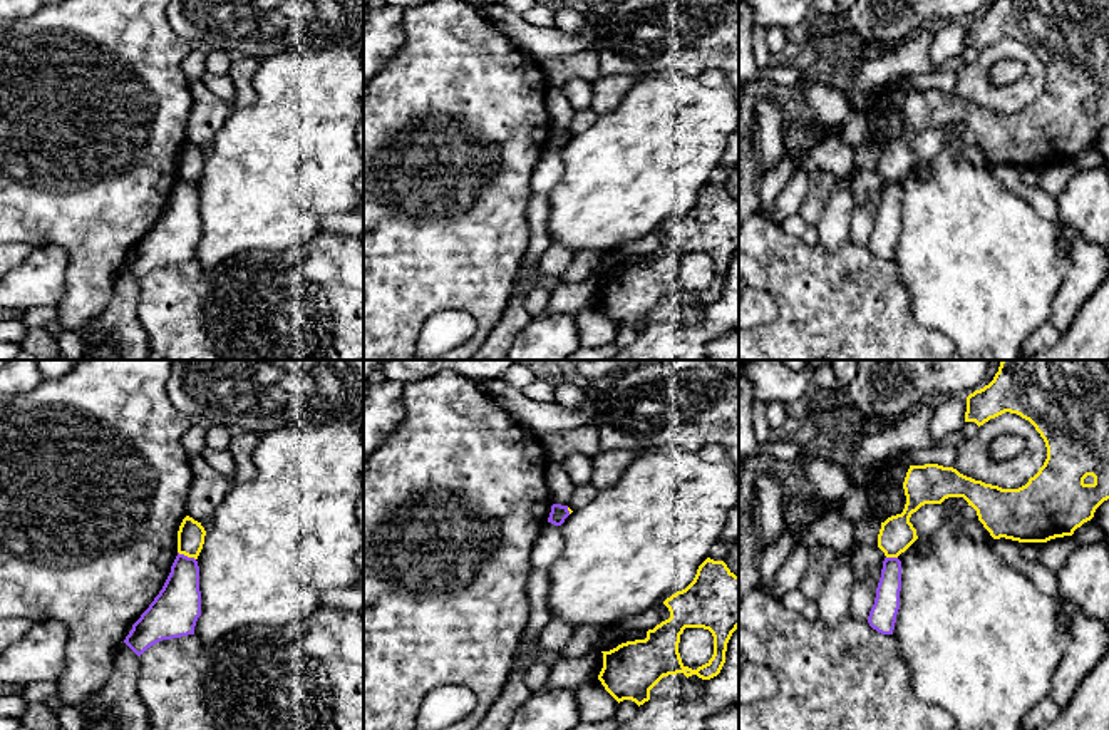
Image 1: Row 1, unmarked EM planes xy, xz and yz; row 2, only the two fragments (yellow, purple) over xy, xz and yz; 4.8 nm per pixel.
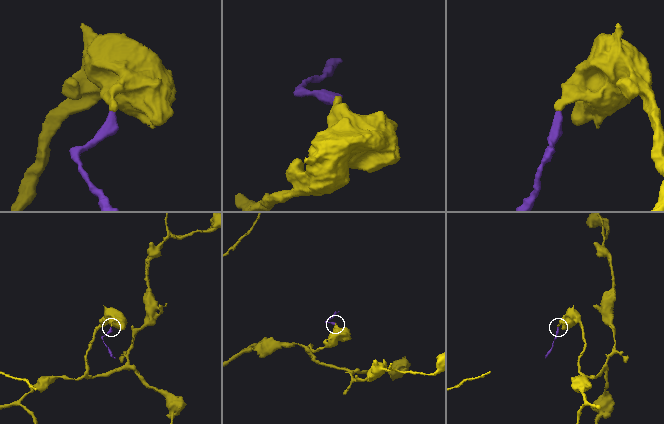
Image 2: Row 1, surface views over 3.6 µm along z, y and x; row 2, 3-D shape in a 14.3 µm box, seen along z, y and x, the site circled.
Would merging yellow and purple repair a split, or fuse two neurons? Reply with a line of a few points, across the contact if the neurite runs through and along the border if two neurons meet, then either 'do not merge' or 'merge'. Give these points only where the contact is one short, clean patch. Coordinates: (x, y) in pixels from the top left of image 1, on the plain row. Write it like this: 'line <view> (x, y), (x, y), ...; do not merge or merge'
line xy (178, 176), (195, 185); do not merge

